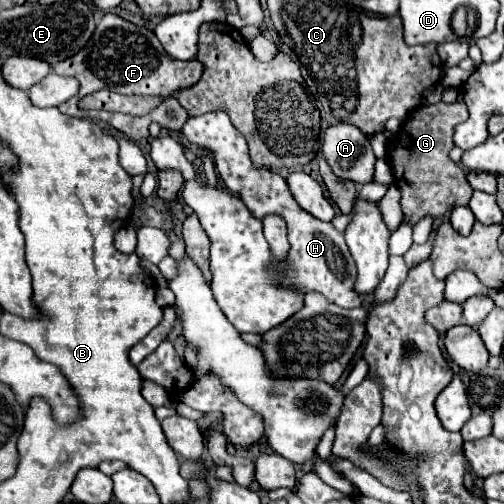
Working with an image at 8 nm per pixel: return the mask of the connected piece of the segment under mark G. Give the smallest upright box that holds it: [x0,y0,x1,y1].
[387,101,473,222]

